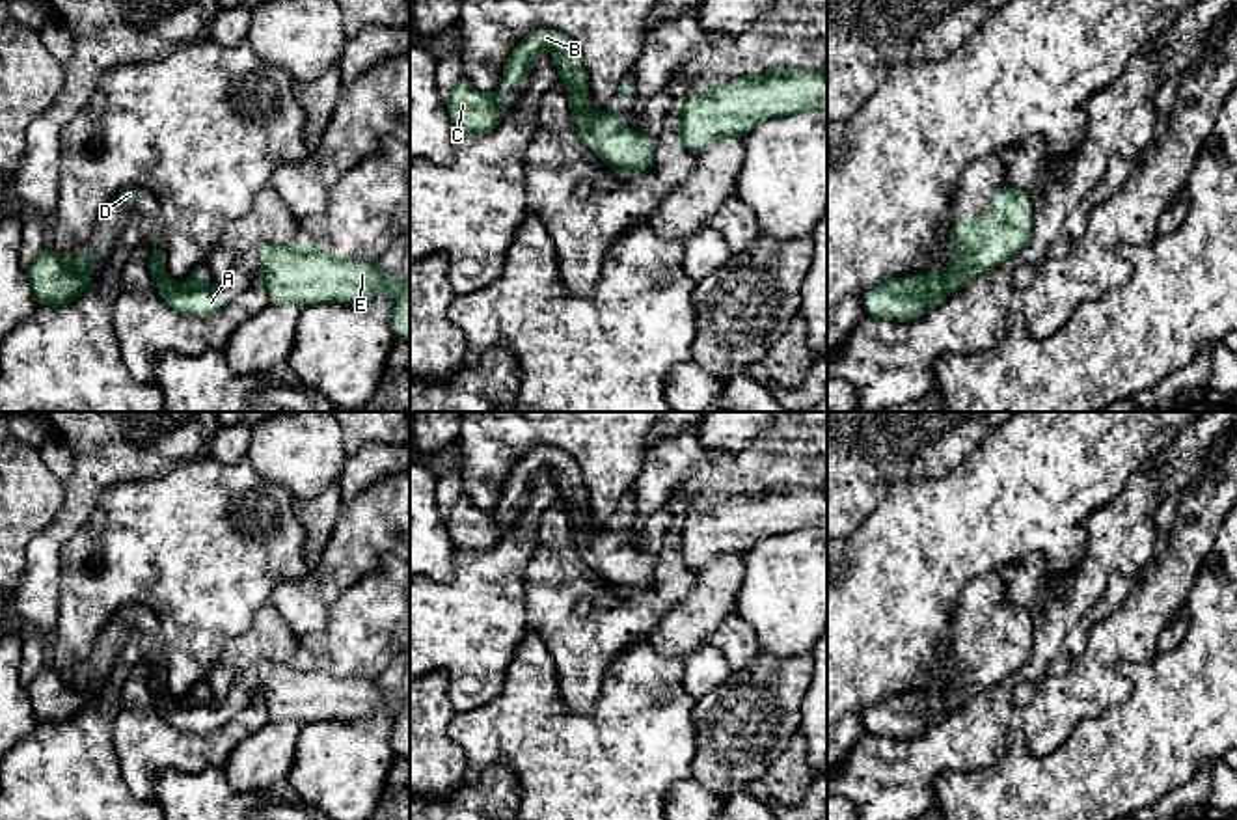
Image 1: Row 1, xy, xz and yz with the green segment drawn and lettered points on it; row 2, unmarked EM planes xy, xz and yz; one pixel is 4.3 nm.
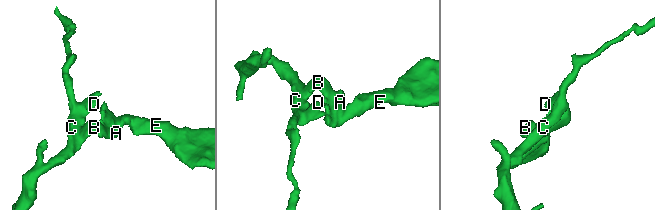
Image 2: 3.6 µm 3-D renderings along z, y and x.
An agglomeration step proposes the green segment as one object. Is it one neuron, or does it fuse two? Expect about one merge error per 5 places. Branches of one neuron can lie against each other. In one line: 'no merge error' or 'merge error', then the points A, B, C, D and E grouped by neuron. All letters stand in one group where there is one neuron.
no merge error; A B C D E

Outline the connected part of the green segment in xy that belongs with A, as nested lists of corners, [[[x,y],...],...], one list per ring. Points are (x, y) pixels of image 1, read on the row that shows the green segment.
[[[153,235],[153,248],[149,253],[151,274],[168,306],[192,317],[209,317],[225,306],[220,289],[201,285],[205,278],[201,268],[196,268],[184,283],[177,283],[164,270],[162,255],[156,252],[156,235]]]

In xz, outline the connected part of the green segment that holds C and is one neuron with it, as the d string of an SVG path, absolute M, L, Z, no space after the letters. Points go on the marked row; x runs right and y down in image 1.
M548 28L535 30L518 43L501 71L507 84L492 93L479 91L466 75L460 76L447 101L453 130L471 136L492 132L509 114L499 104L497 93L522 84L542 48L551 50L559 80L568 88L574 125L583 144L620 177L648 170L656 151L654 138L626 130L620 110L605 108L602 114L591 110L587 73L578 43L566 34Z

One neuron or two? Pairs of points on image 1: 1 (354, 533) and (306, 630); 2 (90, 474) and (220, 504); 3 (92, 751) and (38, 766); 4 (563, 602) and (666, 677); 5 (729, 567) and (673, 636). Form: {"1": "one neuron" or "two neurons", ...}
{"1": "one neuron", "2": "two neurons", "3": "one neuron", "4": "two neurons", "5": "one neuron"}

